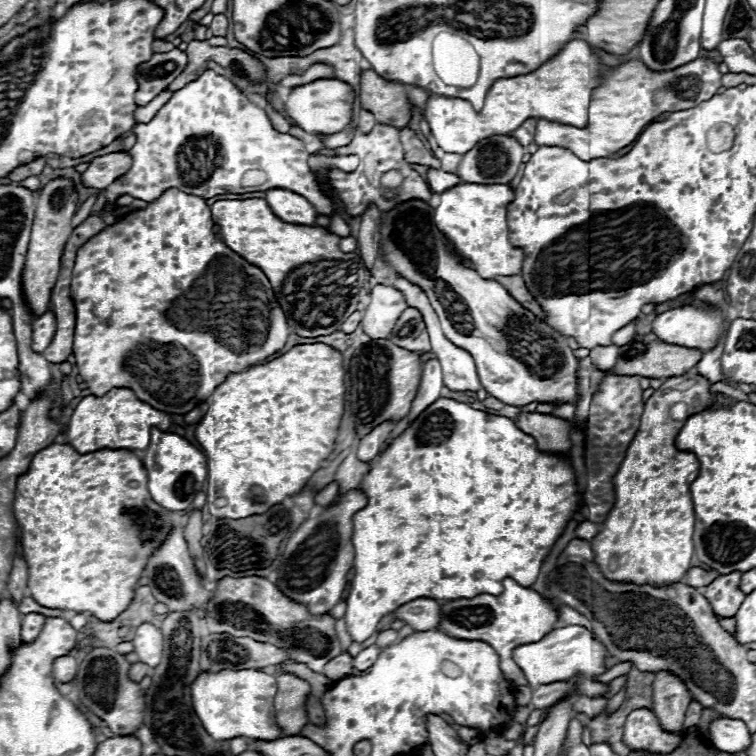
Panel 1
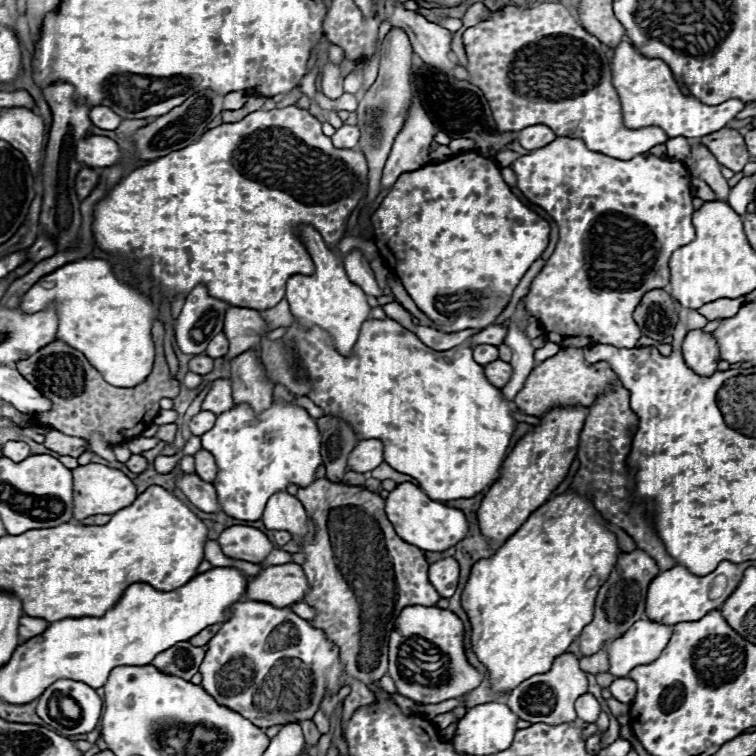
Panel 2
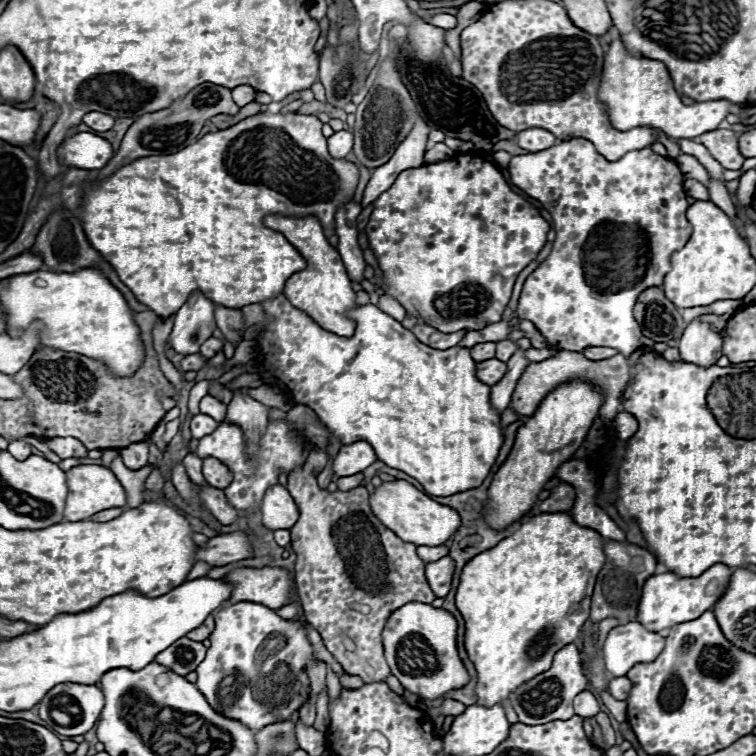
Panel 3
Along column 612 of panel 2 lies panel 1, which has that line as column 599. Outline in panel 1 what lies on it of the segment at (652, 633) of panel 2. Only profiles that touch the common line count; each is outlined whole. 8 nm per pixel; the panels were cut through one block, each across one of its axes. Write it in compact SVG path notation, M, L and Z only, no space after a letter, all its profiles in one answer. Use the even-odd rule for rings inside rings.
M584 626L556 628L550 634L546 634L542 640L522 644L514 650L514 660L522 668L526 680L530 682L532 688L538 688L540 684L568 680L574 674L584 674L584 676L604 674L606 672L606 666L604 666L606 656L608 656L606 648Z

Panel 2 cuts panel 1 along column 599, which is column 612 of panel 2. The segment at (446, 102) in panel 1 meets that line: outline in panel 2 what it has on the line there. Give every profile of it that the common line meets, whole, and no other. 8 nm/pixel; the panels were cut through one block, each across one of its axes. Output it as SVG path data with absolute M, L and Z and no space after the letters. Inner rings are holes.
M620 42L611 60L612 84L620 96L622 118L626 128L660 126L670 138L702 138L706 134L722 130L742 108L740 100L726 100L718 106L702 104L692 96L684 96L670 72L670 68L658 58L642 56L630 42Z

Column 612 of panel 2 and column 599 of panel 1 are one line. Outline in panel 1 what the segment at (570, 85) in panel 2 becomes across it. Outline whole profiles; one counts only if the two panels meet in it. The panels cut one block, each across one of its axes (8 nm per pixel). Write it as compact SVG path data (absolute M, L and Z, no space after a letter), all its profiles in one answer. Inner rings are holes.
M632 58L626 64L608 70L604 74L604 82L592 92L586 128L538 120L534 142L538 146L568 148L582 160L608 158L624 146L632 144L640 136L640 132L648 124L652 124L662 112L688 110L704 100L710 100L714 94L718 94L718 88L722 86L720 78L722 72L718 70L718 62L708 58L696 58L692 64L684 64L668 72L648 70L640 60Z

